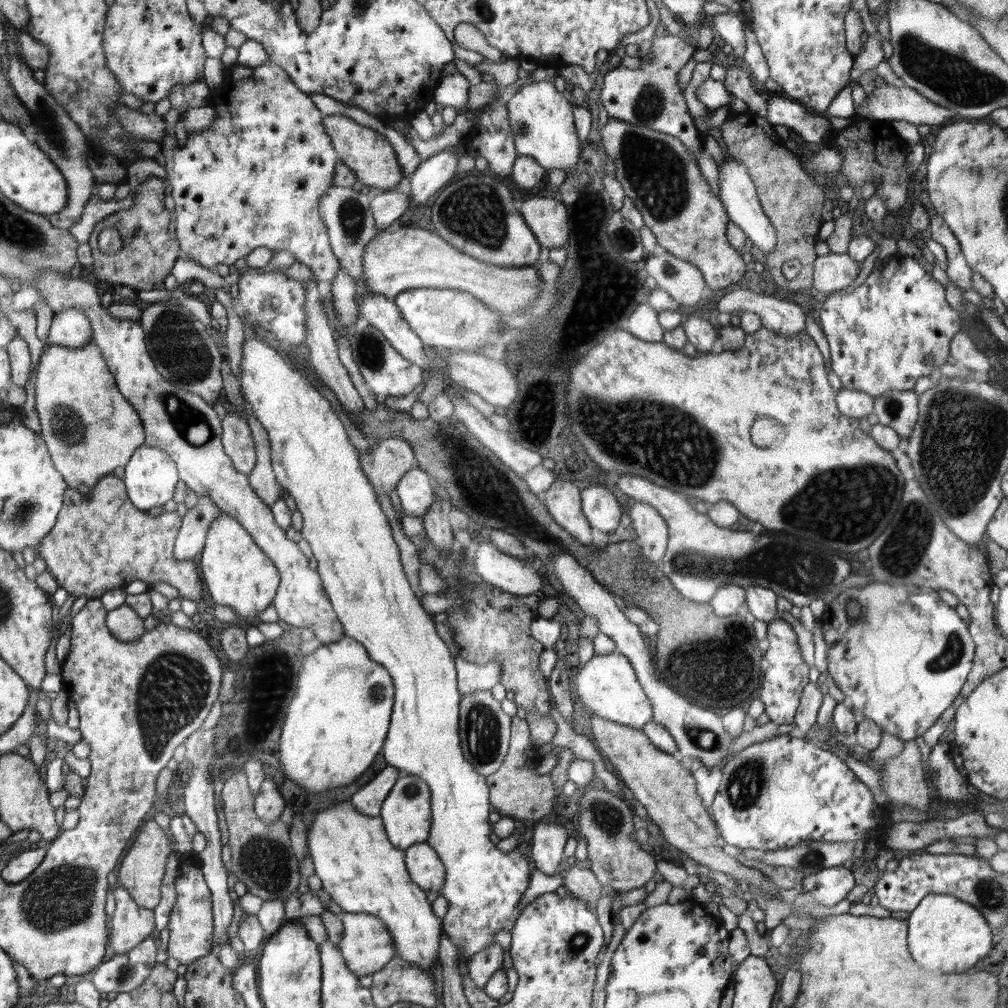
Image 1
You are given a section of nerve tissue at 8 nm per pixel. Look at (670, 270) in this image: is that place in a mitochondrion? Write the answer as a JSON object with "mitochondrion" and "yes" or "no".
{"mitochondrion":"yes"}

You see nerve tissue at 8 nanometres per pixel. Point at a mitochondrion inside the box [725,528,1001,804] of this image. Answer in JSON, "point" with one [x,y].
{"point":[949,655]}

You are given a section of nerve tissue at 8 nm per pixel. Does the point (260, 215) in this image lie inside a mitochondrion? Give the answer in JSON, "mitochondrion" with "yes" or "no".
{"mitochondrion":"no"}

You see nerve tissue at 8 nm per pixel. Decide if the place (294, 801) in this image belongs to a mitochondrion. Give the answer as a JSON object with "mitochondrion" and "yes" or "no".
{"mitochondrion":"no"}

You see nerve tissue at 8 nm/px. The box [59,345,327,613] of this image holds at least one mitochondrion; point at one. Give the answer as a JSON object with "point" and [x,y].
{"point":[191,424]}

